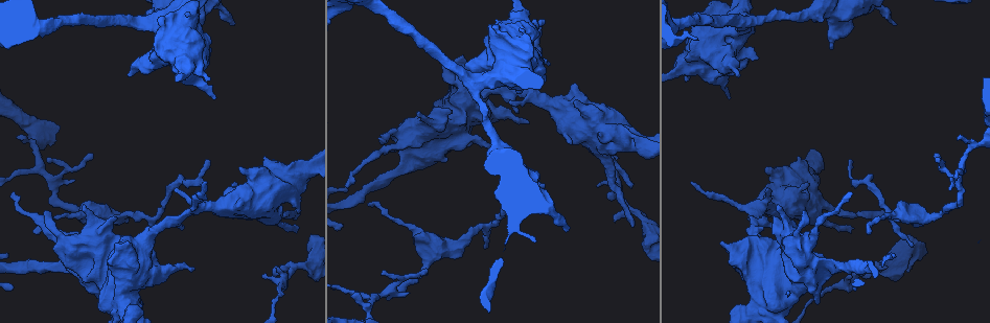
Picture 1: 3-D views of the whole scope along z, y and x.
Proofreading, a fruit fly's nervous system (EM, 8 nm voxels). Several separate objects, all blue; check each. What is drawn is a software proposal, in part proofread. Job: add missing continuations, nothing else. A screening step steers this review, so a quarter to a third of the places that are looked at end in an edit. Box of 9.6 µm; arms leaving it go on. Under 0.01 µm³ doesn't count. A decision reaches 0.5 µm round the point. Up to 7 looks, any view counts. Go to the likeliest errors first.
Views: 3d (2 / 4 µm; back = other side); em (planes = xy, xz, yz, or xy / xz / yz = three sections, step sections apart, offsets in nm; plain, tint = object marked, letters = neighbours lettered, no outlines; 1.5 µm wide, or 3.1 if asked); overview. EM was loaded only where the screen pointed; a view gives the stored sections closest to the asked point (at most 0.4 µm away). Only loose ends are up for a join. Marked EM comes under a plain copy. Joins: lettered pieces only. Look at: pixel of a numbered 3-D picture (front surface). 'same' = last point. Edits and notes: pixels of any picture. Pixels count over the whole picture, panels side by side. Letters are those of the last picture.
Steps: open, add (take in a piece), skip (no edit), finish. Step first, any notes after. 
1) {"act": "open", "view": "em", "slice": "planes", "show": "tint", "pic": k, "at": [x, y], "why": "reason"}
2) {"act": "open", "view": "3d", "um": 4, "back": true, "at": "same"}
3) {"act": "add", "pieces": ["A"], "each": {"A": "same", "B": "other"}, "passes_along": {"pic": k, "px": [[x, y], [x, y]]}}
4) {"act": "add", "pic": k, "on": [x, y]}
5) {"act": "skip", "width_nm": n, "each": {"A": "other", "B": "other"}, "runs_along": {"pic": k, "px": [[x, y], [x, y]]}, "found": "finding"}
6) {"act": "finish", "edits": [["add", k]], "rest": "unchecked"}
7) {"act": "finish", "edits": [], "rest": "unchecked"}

{"act": "open", "view": "3d", "um": 4, "pic": 1, "at": [911, 246], "why": "an open end"}

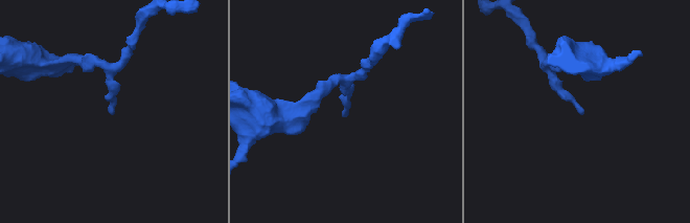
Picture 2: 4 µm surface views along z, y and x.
{"act": "open", "view": "em", "slice": "planes", "show": "letters", "pic": 2, "at": [113, 111], "why": "need the tissue"}

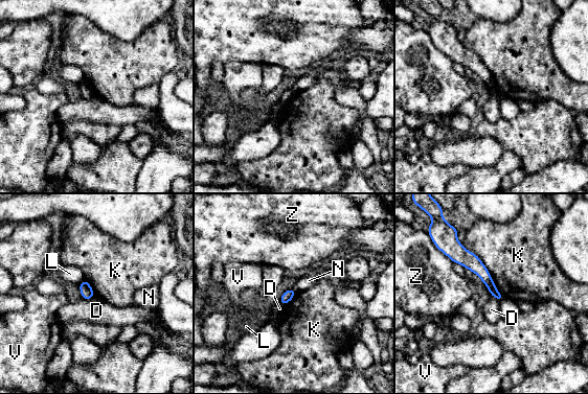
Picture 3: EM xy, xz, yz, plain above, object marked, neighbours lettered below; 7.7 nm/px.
{"act": "skip", "each": {"D": "other", "K": "other", "L": "other", "N": "other", "V": "other", "Z": "other"}, "found": "no lettered piece goes on from it"}

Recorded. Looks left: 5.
{"act": "open", "view": "3d", "um": 2, "pic": 1, "at": [181, 226], "why": "branch stops here"}

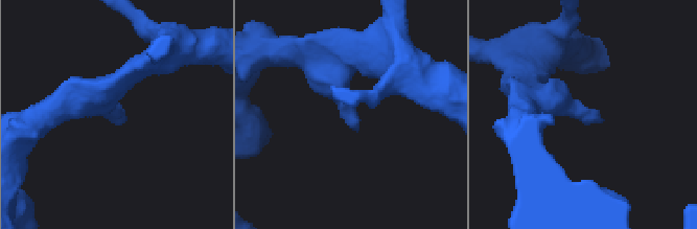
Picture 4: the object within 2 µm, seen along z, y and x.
{"act": "open", "view": "em", "slice": "planes", "show": "letters", "pic": 4, "at": [122, 111], "why": "need the tissue"}

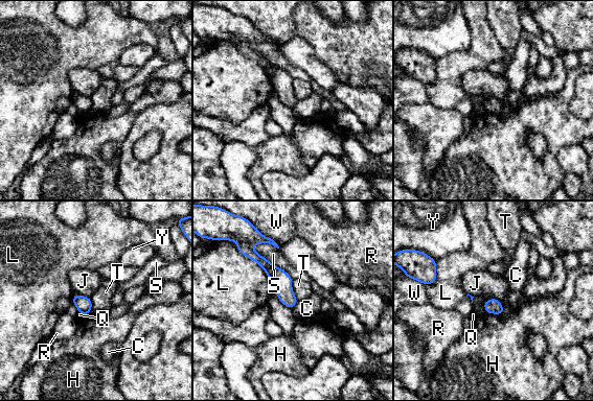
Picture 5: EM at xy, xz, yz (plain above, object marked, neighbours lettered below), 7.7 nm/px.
{"act": "skip", "each": {"C": "other", "H": "other", "J": "other", "L": "other", "Q": "other", "R": "other", "S": "other", "T": "other", "W": "other", "Y": "other"}, "border": {"pic": 5, "px": [[292, 280], [292, 290], [298, 300]]}, "found": "none of them fits"}

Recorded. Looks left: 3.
{"act": "open", "view": "em", "slice": "planes", "show": "letters", "pic": 1, "at": [298, 213], "why": "stops while still wide"}

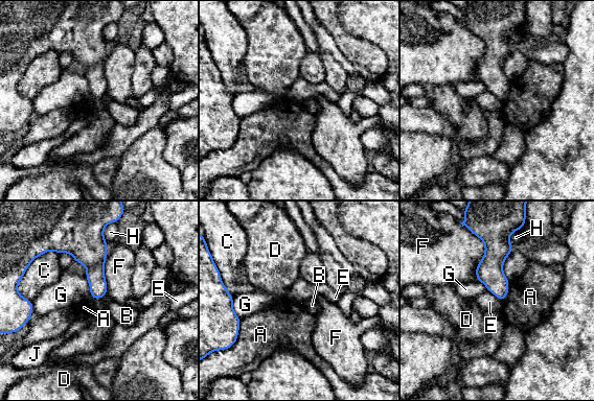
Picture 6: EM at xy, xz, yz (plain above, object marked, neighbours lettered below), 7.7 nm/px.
{"act": "skip", "each": {"A": "other", "B": "other", "C": "other", "D": "other", "E": "other", "F": "other", "G": "other", "H": "other", "J": "other"}, "found": "no lettered piece goes on from it"}

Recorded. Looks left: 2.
{"act": "finish", "edits": [], "rest": "unchecked"}

